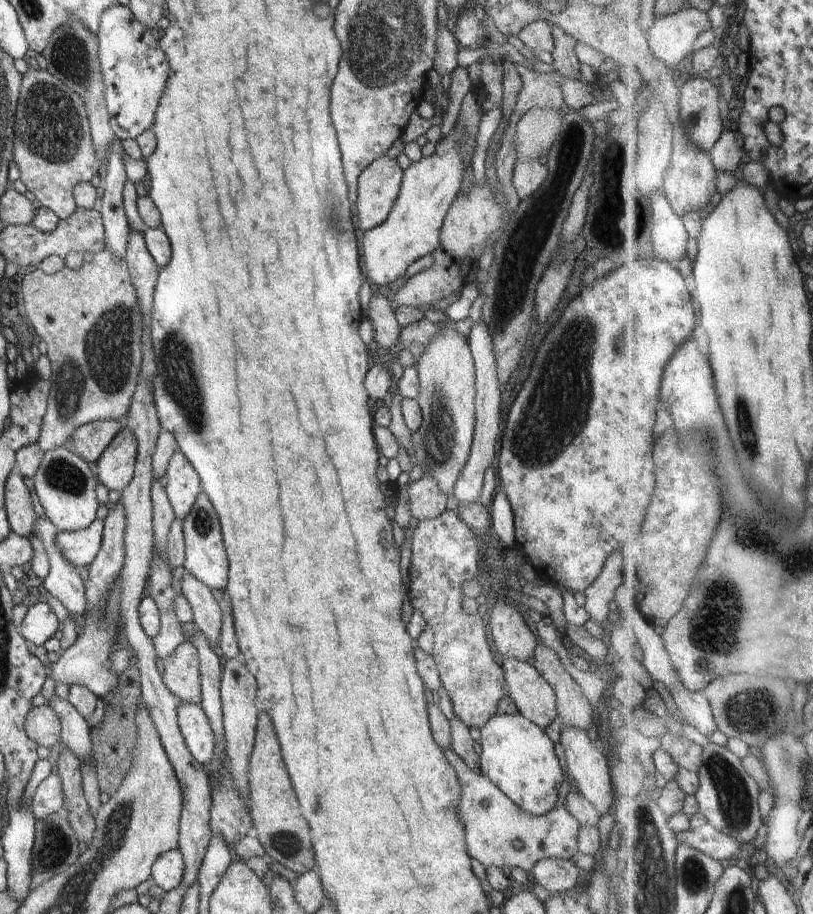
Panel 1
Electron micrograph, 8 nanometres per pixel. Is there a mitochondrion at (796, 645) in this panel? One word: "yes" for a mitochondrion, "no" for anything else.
no

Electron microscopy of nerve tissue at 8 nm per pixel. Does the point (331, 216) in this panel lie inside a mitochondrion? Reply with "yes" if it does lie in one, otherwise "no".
yes

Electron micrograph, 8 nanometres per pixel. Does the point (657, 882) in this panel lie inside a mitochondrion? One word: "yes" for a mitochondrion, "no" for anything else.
yes

